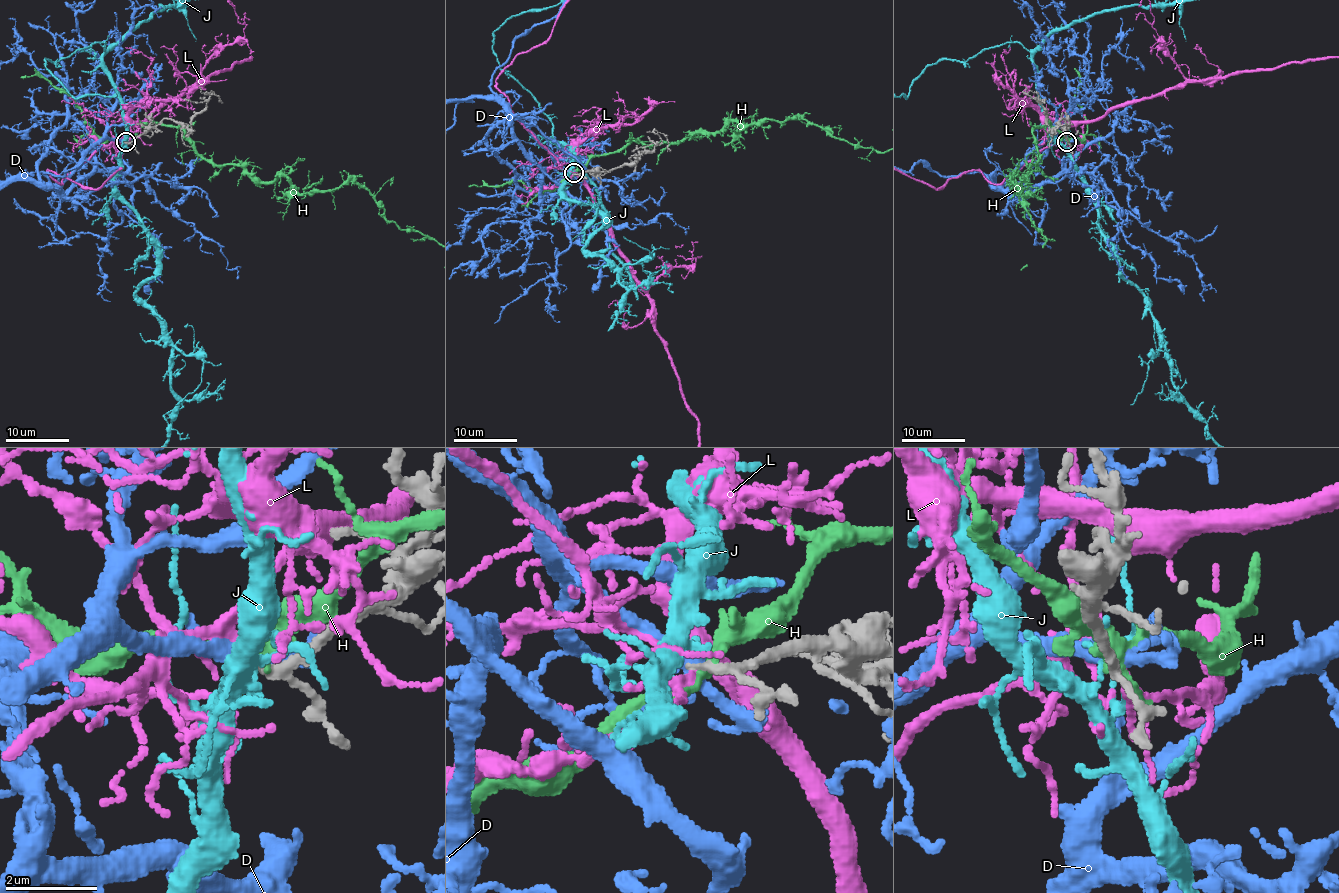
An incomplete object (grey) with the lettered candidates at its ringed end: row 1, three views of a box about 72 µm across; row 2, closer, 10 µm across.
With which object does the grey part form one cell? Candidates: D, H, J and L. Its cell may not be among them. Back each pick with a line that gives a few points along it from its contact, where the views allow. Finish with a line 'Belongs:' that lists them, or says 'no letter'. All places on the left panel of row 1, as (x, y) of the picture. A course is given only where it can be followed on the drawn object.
Belongs: D

